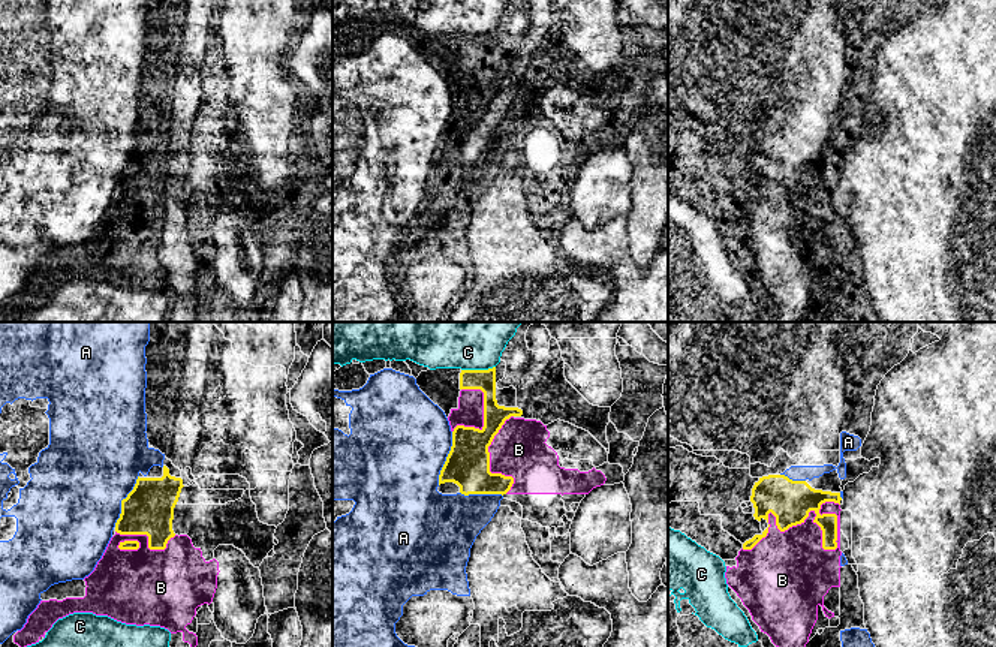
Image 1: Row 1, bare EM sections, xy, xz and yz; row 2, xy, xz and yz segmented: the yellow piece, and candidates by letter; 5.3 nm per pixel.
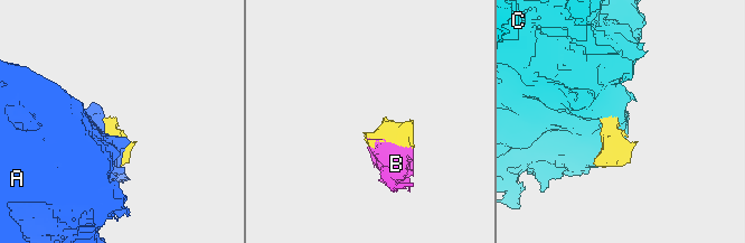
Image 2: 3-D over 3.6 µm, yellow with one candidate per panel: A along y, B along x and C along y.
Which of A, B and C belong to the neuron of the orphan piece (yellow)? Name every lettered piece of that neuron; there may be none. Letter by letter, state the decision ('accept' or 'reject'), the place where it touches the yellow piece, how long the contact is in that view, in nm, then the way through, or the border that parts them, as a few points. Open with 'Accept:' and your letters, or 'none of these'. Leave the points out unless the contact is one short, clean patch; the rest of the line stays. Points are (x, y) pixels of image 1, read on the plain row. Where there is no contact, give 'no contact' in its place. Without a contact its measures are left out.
Accept: B
A: reject | xz (447, 123) | 300 nm
B: accept | yz (781, 195) | 600 nm
C: reject | xz (478, 35) | 190 nm | along xz (495, 30), (462, 35)

